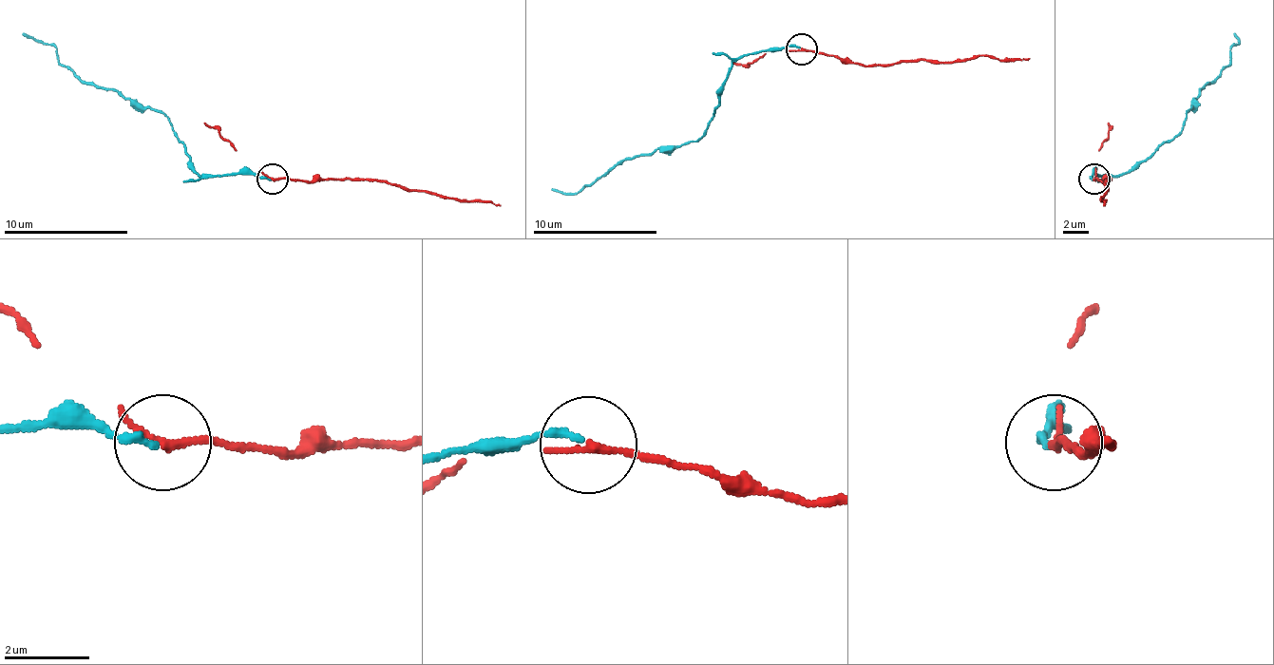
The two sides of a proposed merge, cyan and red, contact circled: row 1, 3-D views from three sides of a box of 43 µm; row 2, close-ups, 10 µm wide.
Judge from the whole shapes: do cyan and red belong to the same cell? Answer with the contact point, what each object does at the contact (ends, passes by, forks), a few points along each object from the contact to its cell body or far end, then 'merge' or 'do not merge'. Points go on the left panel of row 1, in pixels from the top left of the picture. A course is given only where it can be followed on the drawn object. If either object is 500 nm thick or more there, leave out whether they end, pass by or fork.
(273, 179) | cyan ends | red ends | cyan via (272, 178), (199, 175), (168, 119), (87, 85), (59, 62), (49, 44), (22, 34) | red via (272, 178), (365, 178), (430, 190), (444, 197), (500, 202) | do not merge

